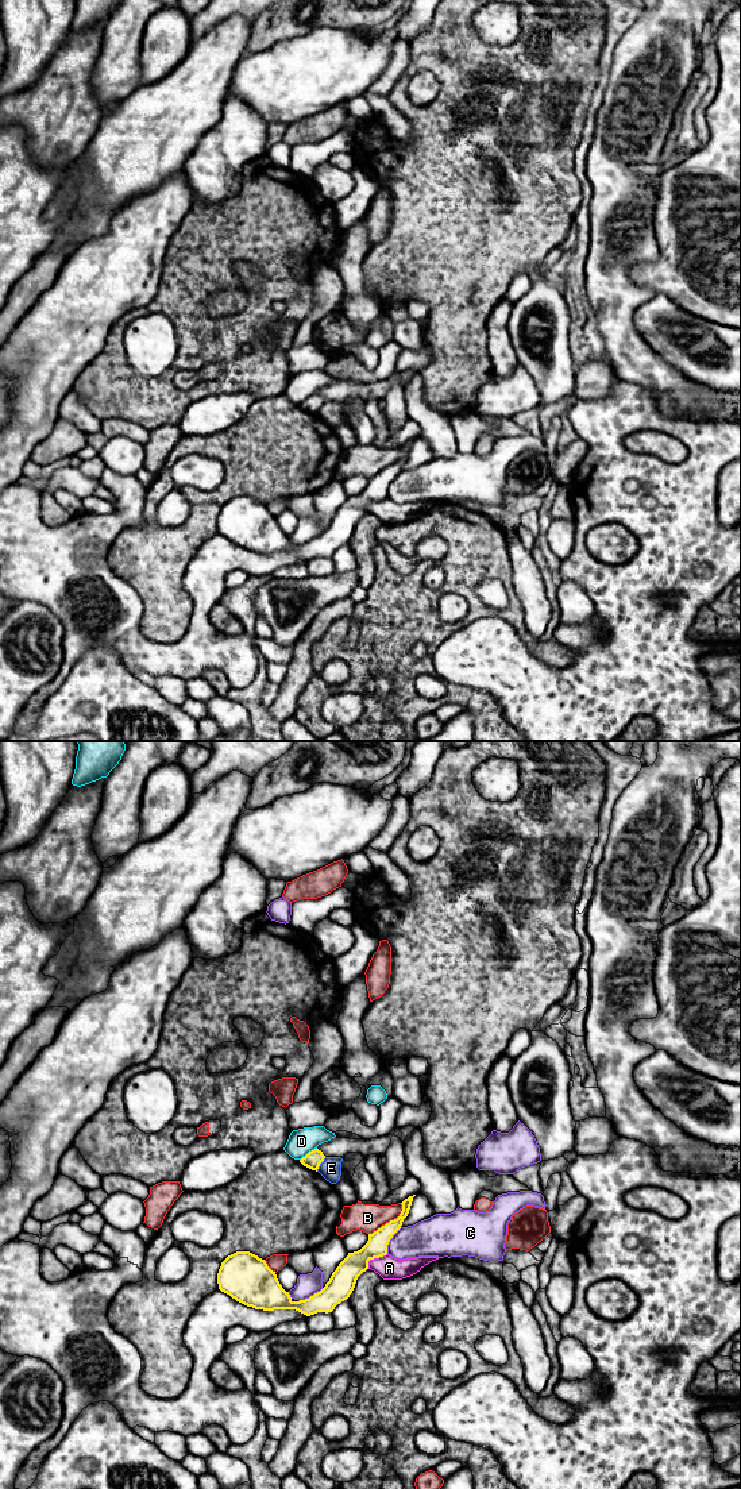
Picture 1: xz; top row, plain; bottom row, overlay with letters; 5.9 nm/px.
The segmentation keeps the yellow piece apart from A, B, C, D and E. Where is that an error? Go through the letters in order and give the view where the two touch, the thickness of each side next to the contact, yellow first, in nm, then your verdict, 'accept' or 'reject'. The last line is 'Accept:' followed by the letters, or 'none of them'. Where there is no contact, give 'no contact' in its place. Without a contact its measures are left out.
A: meets yellow in xz; 160 nm thick on the yellow side, 140 nm on the other; reject
B: meets yellow in xz; 130 nm thick on the yellow side, 170 nm on the other; reject
C: meets yellow in xz; 140 nm thick on the yellow side, 220 nm on the other; reject
D: meets yellow in xz; 100 nm thick on the yellow side, 150 nm on the other; reject
E: meets yellow in xz; 100 nm thick on the yellow side, 130 nm on the other; reject
Accept: none of them

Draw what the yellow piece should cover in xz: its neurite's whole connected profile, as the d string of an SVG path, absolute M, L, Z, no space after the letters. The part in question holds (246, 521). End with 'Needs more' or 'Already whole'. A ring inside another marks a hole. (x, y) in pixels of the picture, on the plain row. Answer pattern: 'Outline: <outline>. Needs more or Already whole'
Outline: M413 440L405 443L400 460L373 478L367 487L339 508L325 531L309 543L293 545L265 504L250 495L228 499L217 517L219 533L236 545L255 553L296 553L306 560L332 556L352 537L358 521L368 513L368 505L387 498L387 489L408 460Z. Already whole

